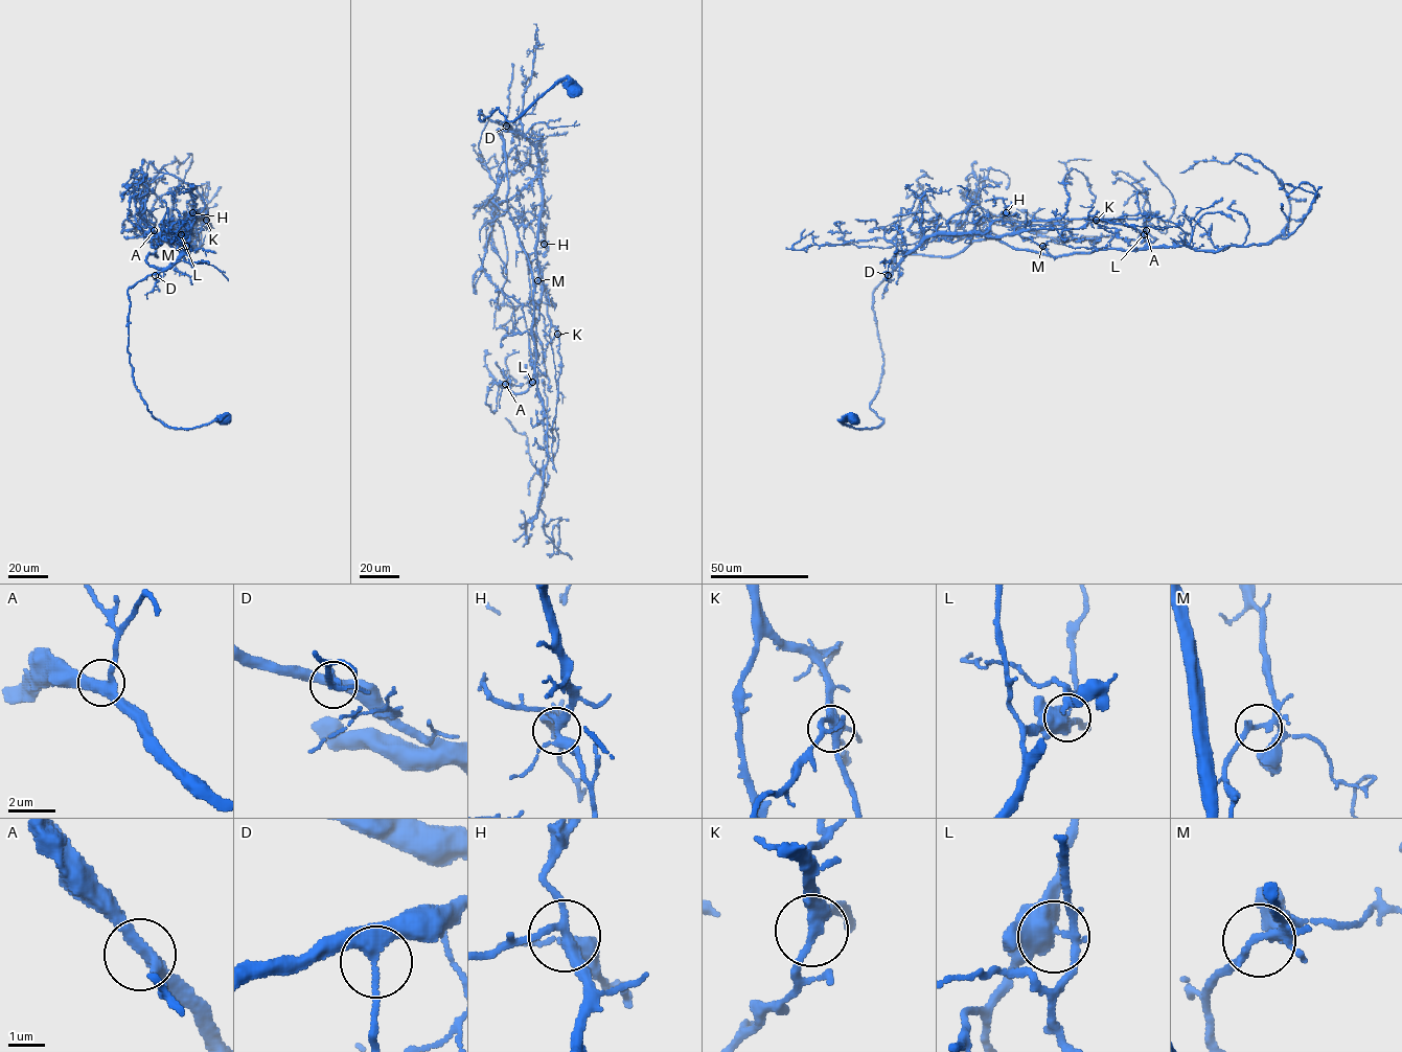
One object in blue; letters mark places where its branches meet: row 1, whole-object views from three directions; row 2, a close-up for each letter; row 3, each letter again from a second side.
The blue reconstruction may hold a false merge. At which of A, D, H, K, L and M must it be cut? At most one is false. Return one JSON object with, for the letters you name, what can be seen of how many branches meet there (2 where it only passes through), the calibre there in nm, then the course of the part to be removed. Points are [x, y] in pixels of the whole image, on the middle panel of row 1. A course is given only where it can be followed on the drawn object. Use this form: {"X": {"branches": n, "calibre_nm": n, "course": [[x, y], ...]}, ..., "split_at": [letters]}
{"split_at": []}

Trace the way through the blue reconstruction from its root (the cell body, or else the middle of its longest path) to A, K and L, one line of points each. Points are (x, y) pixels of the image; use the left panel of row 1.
A: (224, 418), (169, 428), (135, 385), (128, 289), (175, 262), (190, 233), (182, 256), (178, 243), (154, 230)
K: (224, 418), (191, 429), (156, 419), (135, 385), (128, 350), (128, 289), (182, 255), (187, 221), (206, 220)
L: (224, 418), (169, 428), (148, 410), (133, 375), (128, 289), (182, 255), (191, 229), (183, 220), (181, 234)

